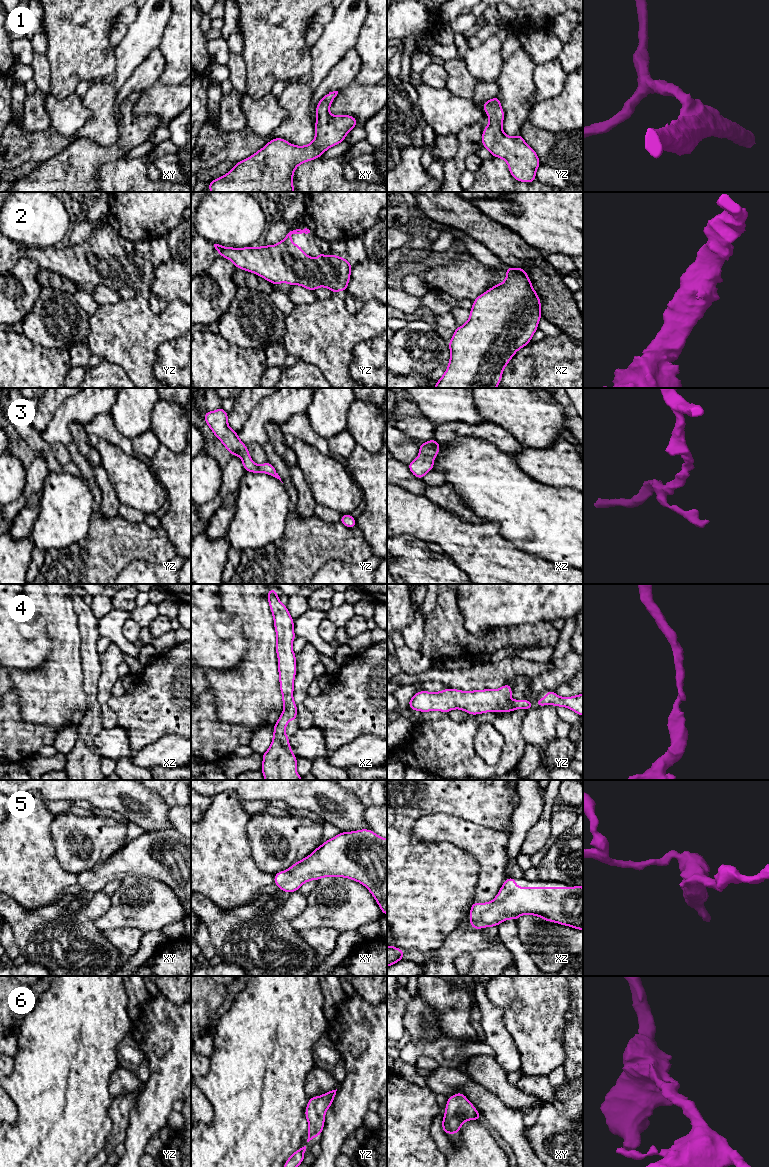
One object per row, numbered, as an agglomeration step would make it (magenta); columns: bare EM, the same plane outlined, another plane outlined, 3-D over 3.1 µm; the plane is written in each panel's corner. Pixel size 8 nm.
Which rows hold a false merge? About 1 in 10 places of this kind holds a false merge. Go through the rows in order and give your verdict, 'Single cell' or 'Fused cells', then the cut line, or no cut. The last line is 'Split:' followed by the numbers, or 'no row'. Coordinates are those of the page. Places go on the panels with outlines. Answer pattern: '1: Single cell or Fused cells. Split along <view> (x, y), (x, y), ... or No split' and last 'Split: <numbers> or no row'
1: Single cell. No split
2: Single cell. No split
3: Single cell. No split
4: Single cell. No split
5: Single cell. No split
6: Single cell. No split
Split: no row

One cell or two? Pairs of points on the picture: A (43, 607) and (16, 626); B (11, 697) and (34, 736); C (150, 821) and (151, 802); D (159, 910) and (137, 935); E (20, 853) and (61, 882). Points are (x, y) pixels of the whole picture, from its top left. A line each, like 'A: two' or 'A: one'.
A: two
B: one
C: one
D: two
E: one

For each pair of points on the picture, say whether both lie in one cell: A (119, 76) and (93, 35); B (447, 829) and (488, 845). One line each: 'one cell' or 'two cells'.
A: two cells
B: one cell

